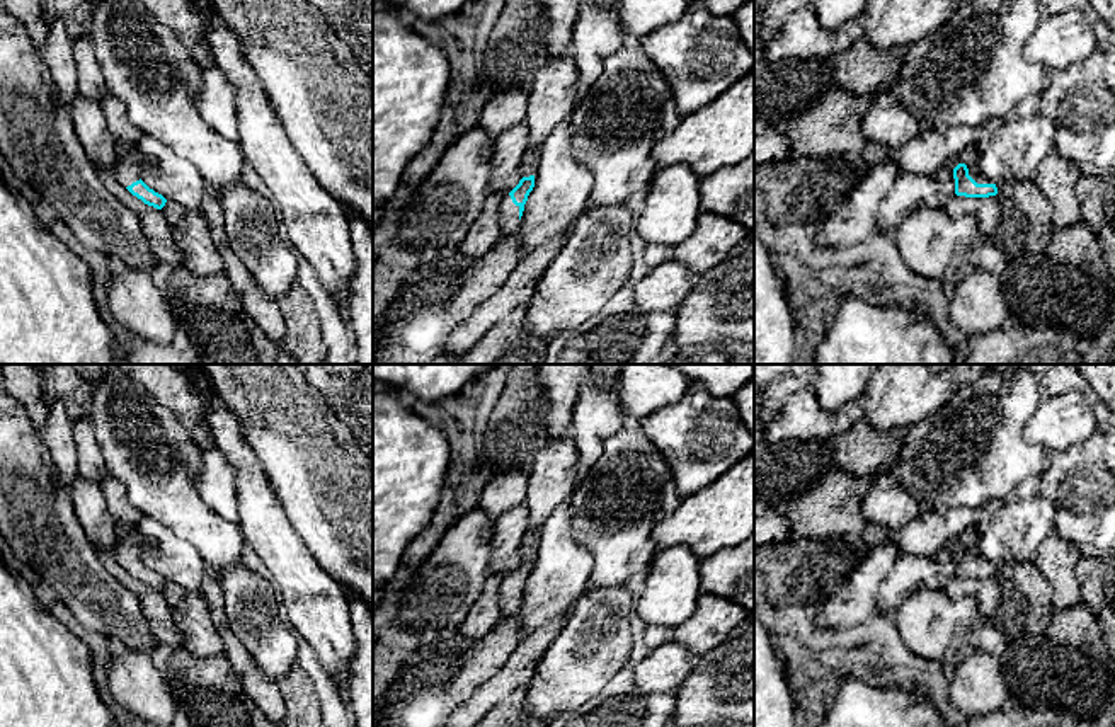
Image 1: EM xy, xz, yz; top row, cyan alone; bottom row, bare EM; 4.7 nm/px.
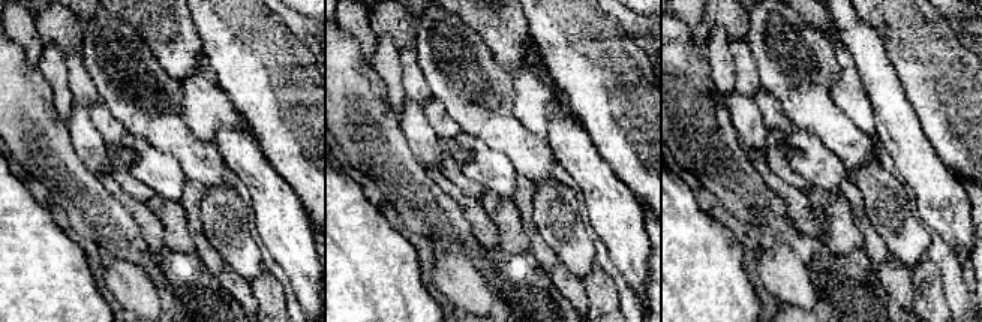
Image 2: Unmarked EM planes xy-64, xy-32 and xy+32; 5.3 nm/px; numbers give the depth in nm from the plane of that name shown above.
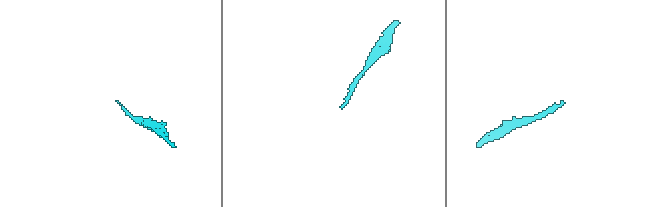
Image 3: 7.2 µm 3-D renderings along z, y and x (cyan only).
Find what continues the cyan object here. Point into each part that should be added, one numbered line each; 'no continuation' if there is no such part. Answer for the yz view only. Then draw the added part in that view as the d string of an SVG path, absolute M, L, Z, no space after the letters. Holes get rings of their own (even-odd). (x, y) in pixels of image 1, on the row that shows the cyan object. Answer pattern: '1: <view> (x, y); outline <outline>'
1: yz (971, 164); outline M965 157L965 158L962 160L962 163L967 165L969 175L970 175L977 184L994 184L994 186L998 187L998 191L1003 189L1003 182L992 182L992 180L982 177L982 175L977 172L977 163L975 163L975 158L974 158L974 157Z

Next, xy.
1: xy (126, 171); outline M117 143L117 153L119 160L112 174L119 184L128 187L140 180L140 163L129 145Z

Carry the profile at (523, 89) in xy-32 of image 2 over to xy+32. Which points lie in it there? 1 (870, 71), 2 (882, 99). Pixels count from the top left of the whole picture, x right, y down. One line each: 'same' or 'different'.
1: different
2: different

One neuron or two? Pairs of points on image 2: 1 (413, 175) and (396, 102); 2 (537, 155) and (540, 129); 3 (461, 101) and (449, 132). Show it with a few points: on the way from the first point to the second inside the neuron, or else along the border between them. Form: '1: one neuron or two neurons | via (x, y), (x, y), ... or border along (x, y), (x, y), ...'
1: two neurons | border along (381, 80), (387, 92), (387, 102), (398, 113)
2: two neurons | border along (513, 113), (526, 129), (544, 140)
3: two neurons | border along (434, 96), (462, 131)

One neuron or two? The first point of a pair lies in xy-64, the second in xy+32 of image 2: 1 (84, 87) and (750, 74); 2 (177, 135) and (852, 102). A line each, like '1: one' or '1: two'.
1: one
2: two

